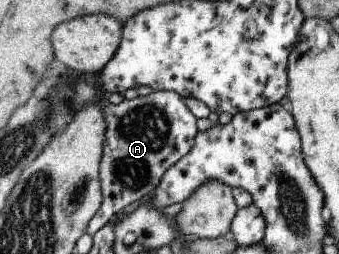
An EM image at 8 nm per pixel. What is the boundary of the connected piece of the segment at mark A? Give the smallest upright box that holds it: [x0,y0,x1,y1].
[86,90,198,236]

